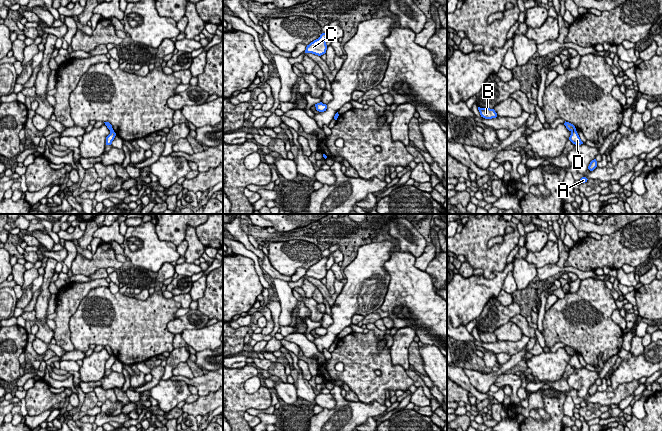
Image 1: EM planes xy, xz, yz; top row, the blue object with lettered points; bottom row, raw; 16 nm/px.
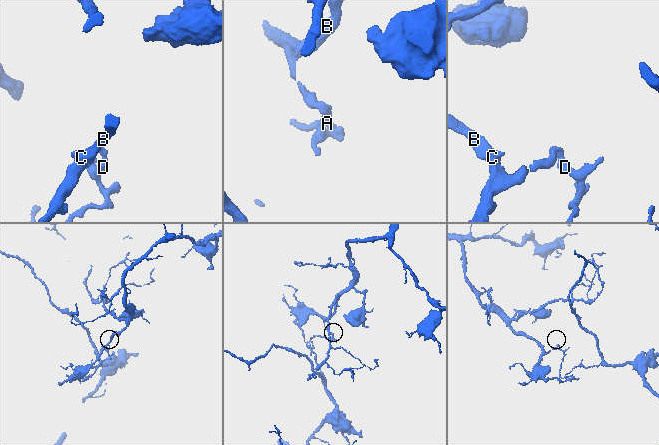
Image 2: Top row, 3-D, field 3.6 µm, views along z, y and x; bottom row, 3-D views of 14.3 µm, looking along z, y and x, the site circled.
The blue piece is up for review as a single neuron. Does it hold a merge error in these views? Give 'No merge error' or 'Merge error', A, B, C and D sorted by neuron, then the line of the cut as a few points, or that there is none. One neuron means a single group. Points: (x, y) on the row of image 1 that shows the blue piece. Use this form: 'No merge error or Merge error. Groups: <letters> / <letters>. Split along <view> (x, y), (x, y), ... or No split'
Merge error. Groups: A D / B C. Split along yz (575, 130), (571, 132)

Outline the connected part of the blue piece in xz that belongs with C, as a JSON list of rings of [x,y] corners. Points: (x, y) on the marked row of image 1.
[[[327,32],[322,33],[318,39],[314,40],[309,45],[307,45],[305,53],[312,53],[318,56],[325,54],[327,50],[326,45],[327,36],[328,36]]]

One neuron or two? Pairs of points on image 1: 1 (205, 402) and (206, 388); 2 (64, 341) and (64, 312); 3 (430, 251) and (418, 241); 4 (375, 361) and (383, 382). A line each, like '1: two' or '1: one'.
1: two
2: one
3: two
4: one

